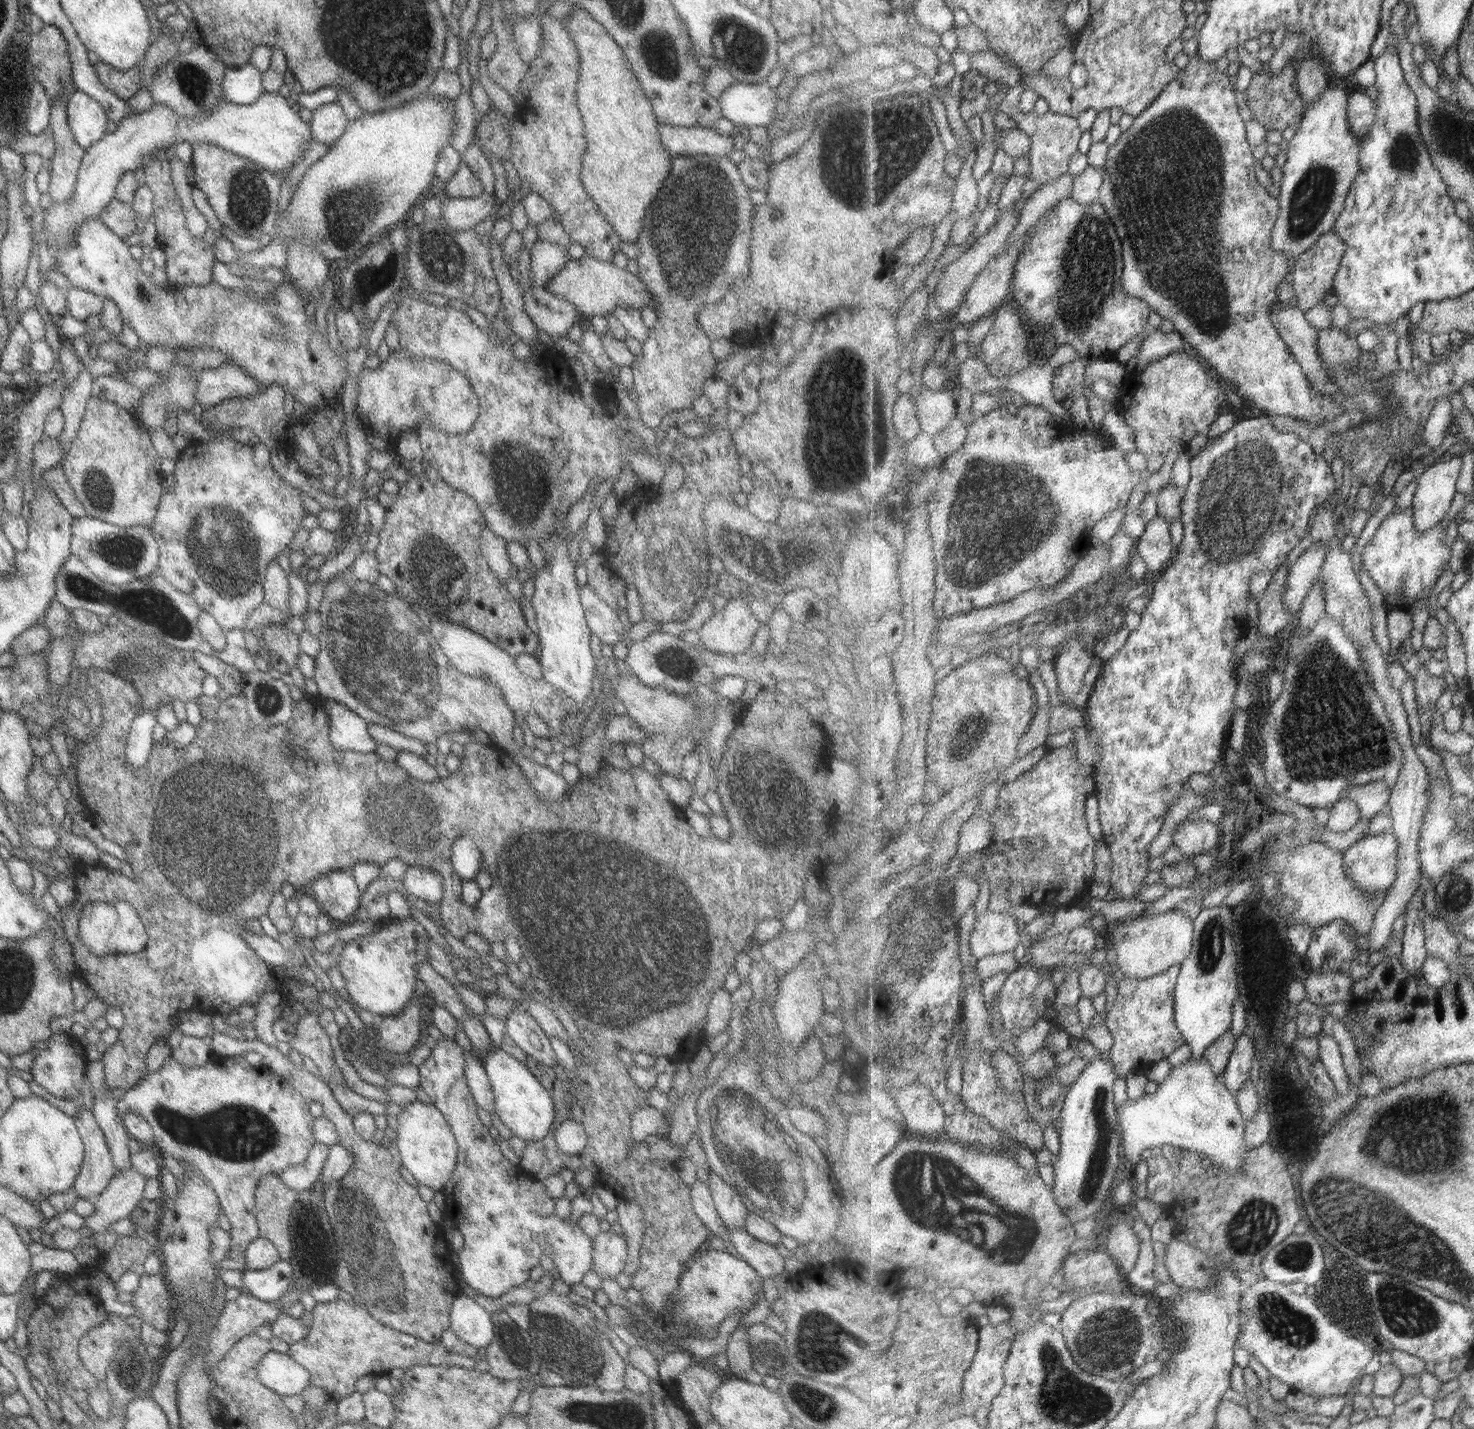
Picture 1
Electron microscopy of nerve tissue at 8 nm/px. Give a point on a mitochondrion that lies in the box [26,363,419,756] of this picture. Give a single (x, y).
(221, 543)

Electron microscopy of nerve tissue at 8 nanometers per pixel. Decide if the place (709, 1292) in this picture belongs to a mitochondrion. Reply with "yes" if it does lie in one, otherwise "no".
yes

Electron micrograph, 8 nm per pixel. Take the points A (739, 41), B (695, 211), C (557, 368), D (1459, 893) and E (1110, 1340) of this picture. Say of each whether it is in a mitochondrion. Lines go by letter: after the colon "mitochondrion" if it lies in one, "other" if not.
A: mitochondrion
B: mitochondrion
C: other
D: mitochondrion
E: mitochondrion

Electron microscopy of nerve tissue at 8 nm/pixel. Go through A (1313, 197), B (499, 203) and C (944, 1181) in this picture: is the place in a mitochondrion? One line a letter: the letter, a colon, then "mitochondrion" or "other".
A: mitochondrion
B: other
C: mitochondrion

